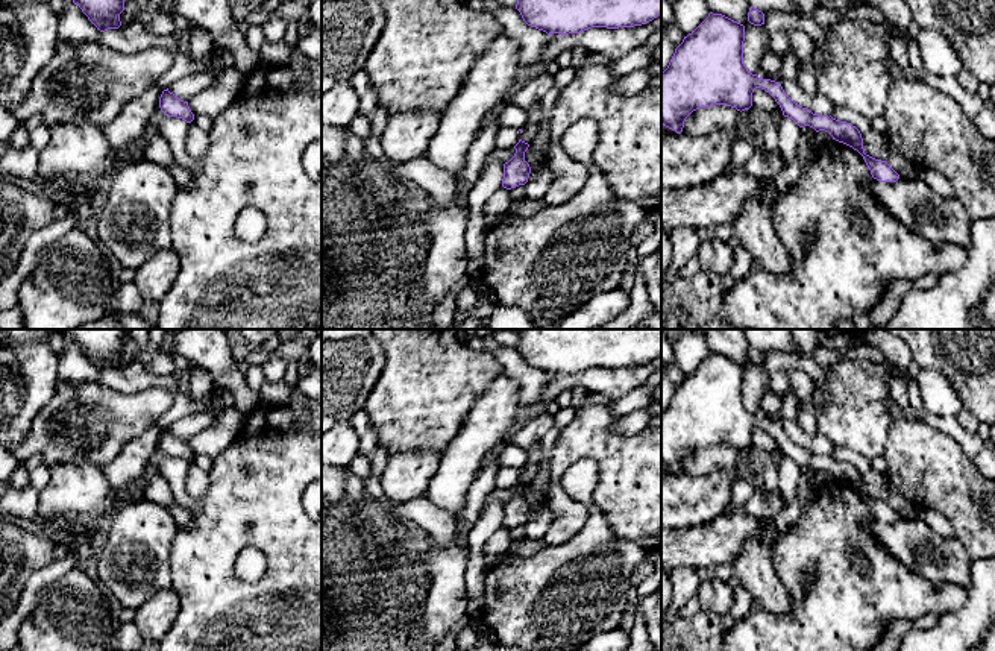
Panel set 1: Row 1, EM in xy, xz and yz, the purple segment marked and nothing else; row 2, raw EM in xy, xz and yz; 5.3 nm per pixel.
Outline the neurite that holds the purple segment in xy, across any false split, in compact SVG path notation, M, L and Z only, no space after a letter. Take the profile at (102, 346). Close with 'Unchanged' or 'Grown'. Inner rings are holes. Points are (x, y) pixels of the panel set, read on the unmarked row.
M62 329L100 370L118 369L129 329Z. Unchanged

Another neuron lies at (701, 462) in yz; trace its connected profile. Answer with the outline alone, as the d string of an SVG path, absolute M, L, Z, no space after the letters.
M727 445L699 448L684 461L683 473L705 476L714 469L730 469L739 460L740 451Z

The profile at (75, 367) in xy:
M70 343L59 357L58 381L61 384L82 384L96 381L100 370L88 360L82 349Z

